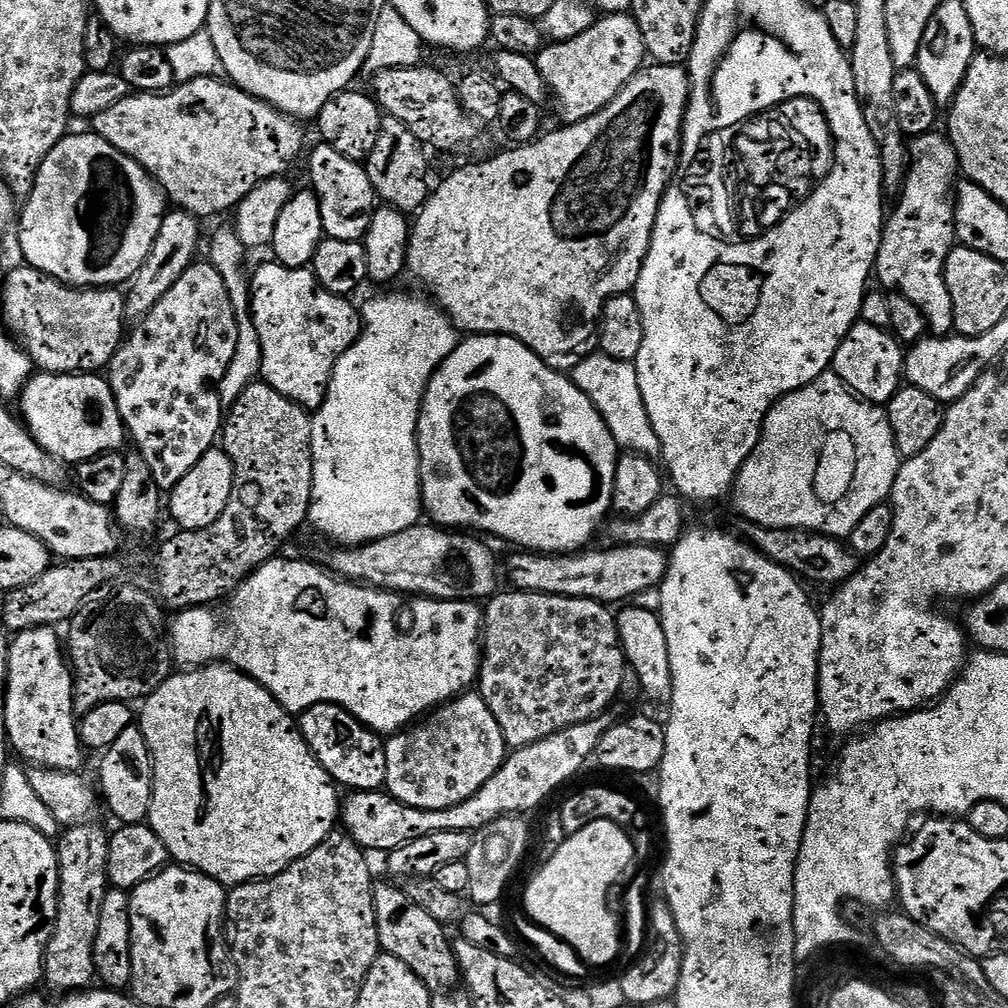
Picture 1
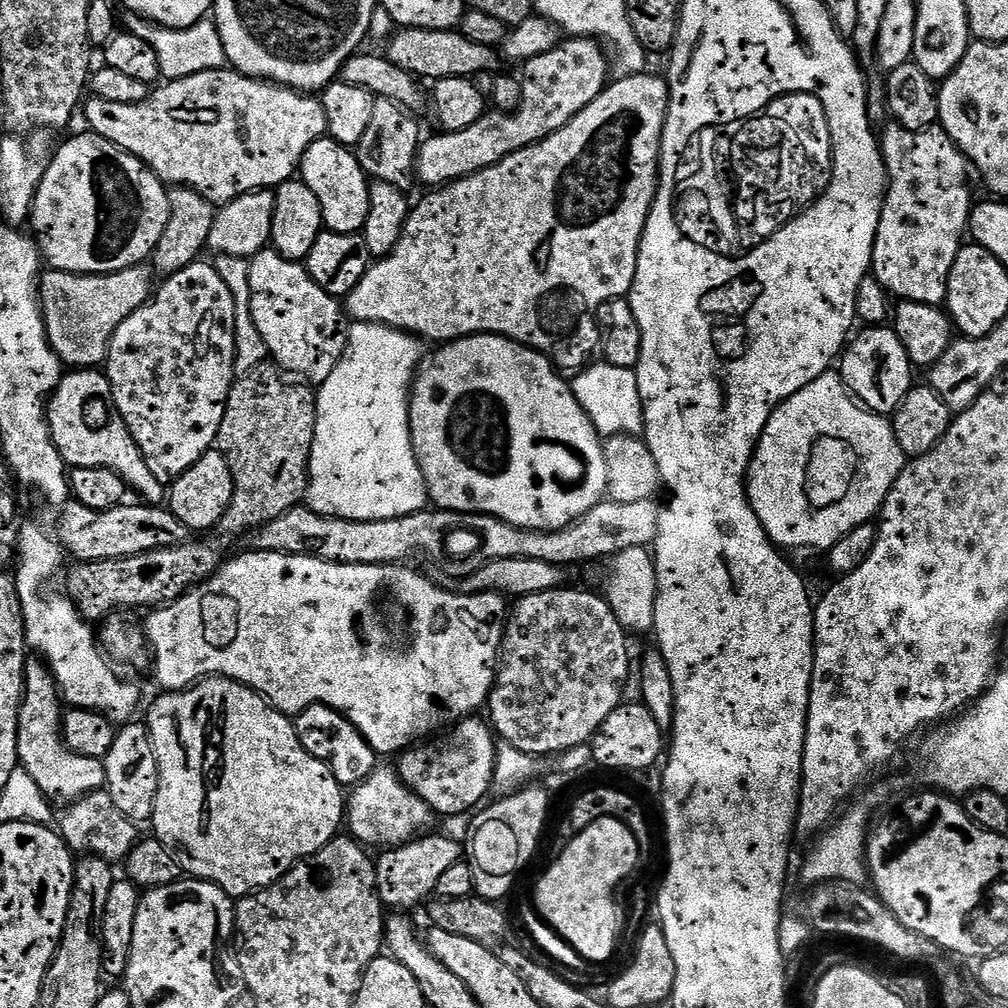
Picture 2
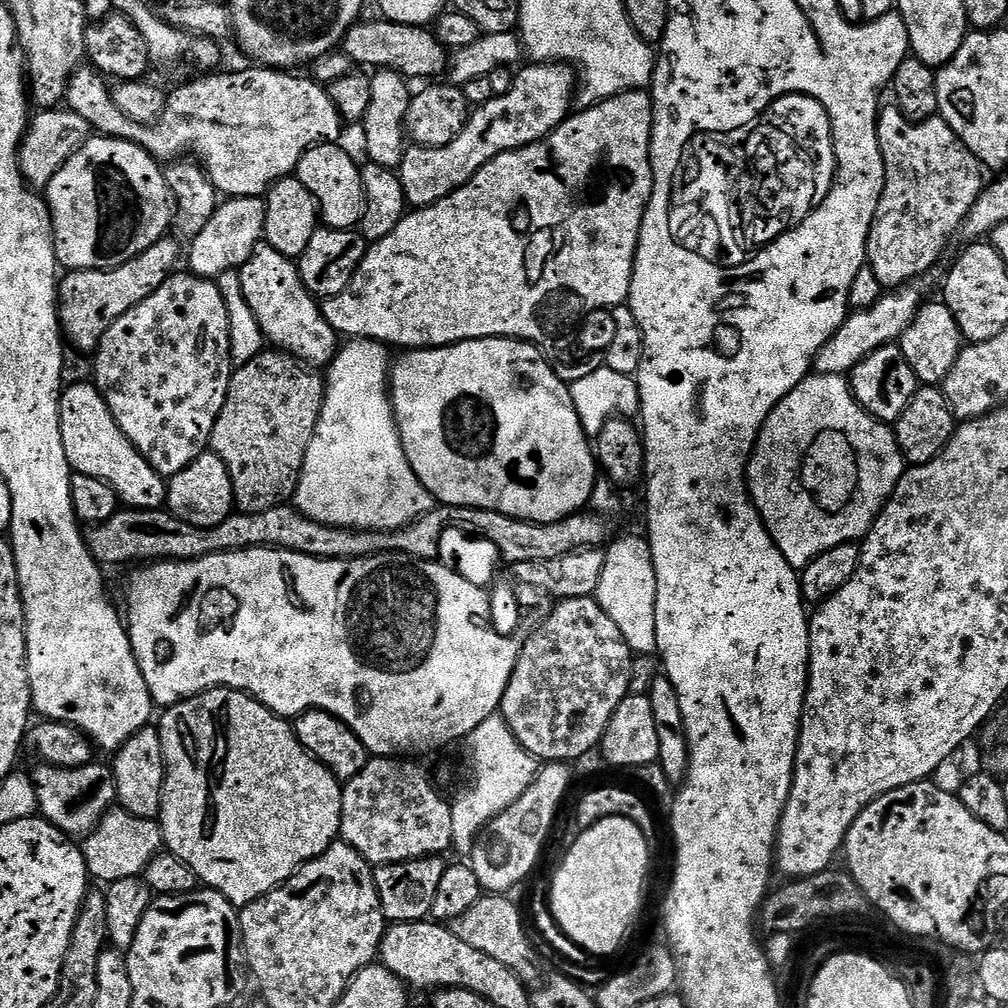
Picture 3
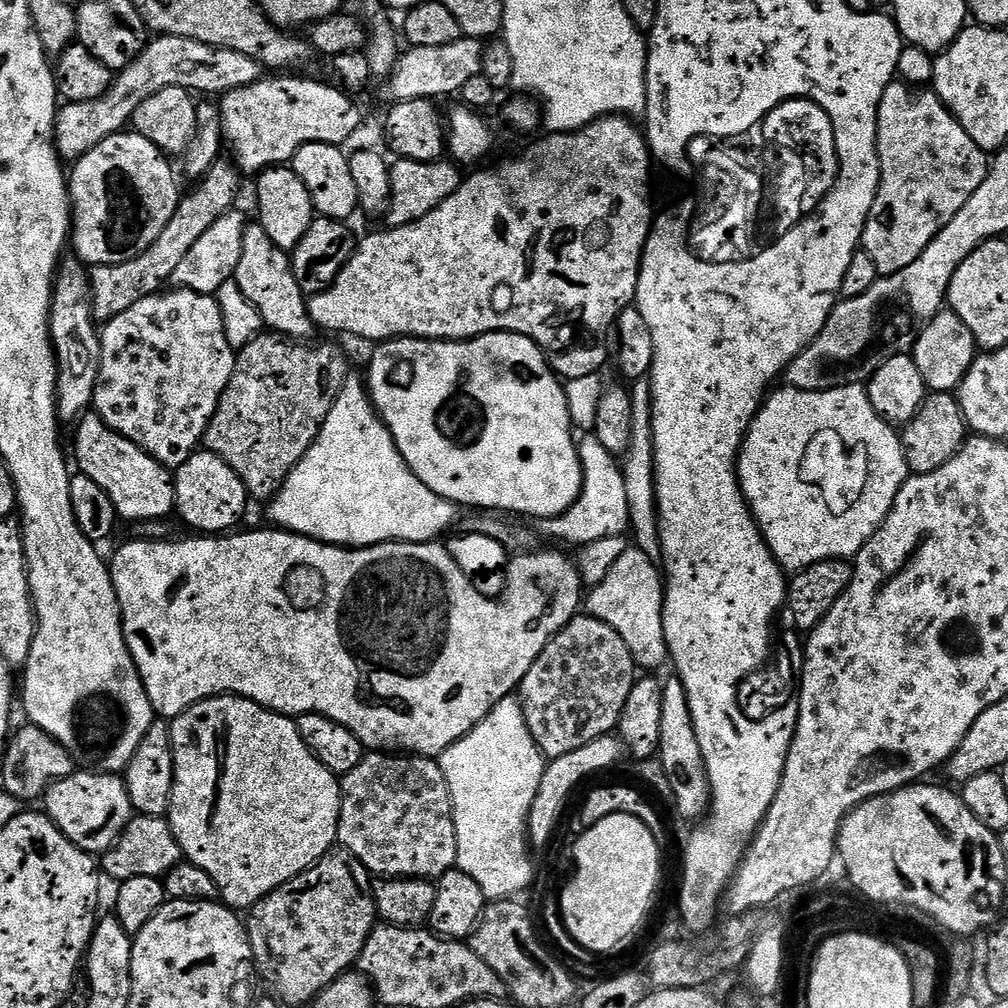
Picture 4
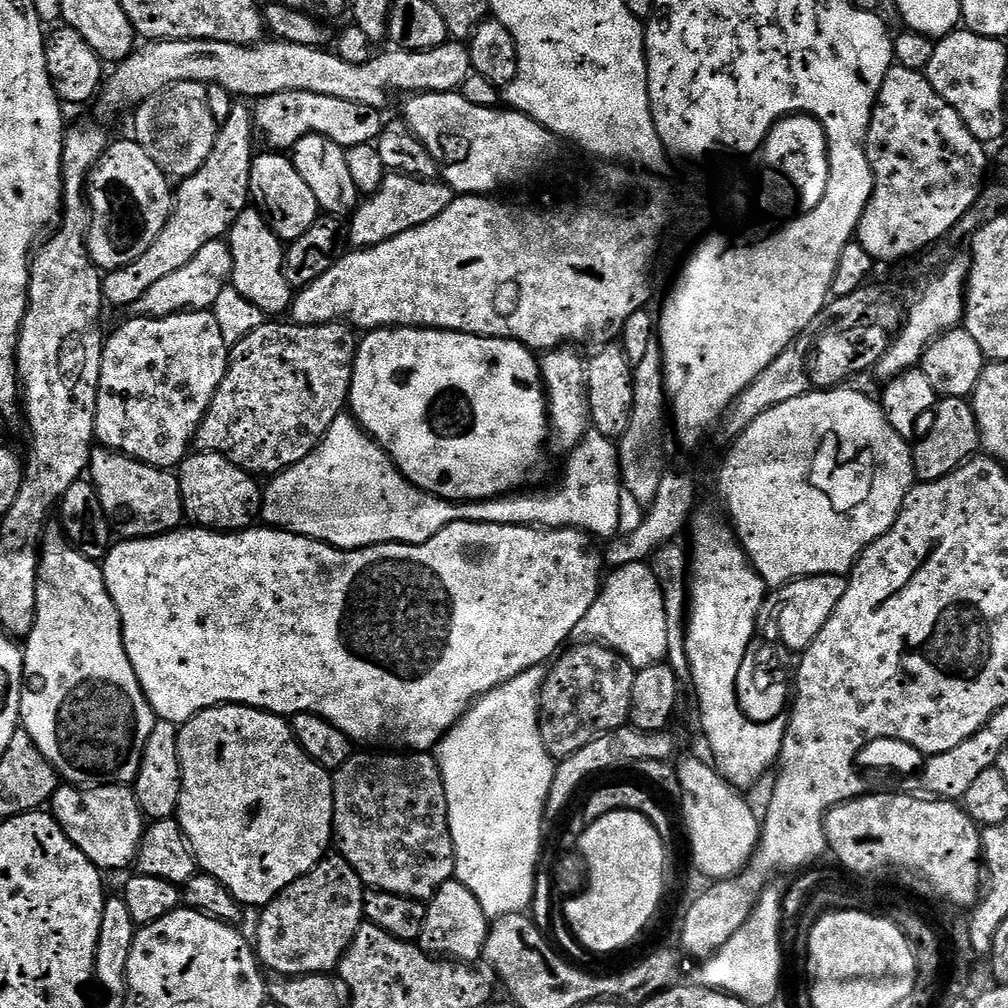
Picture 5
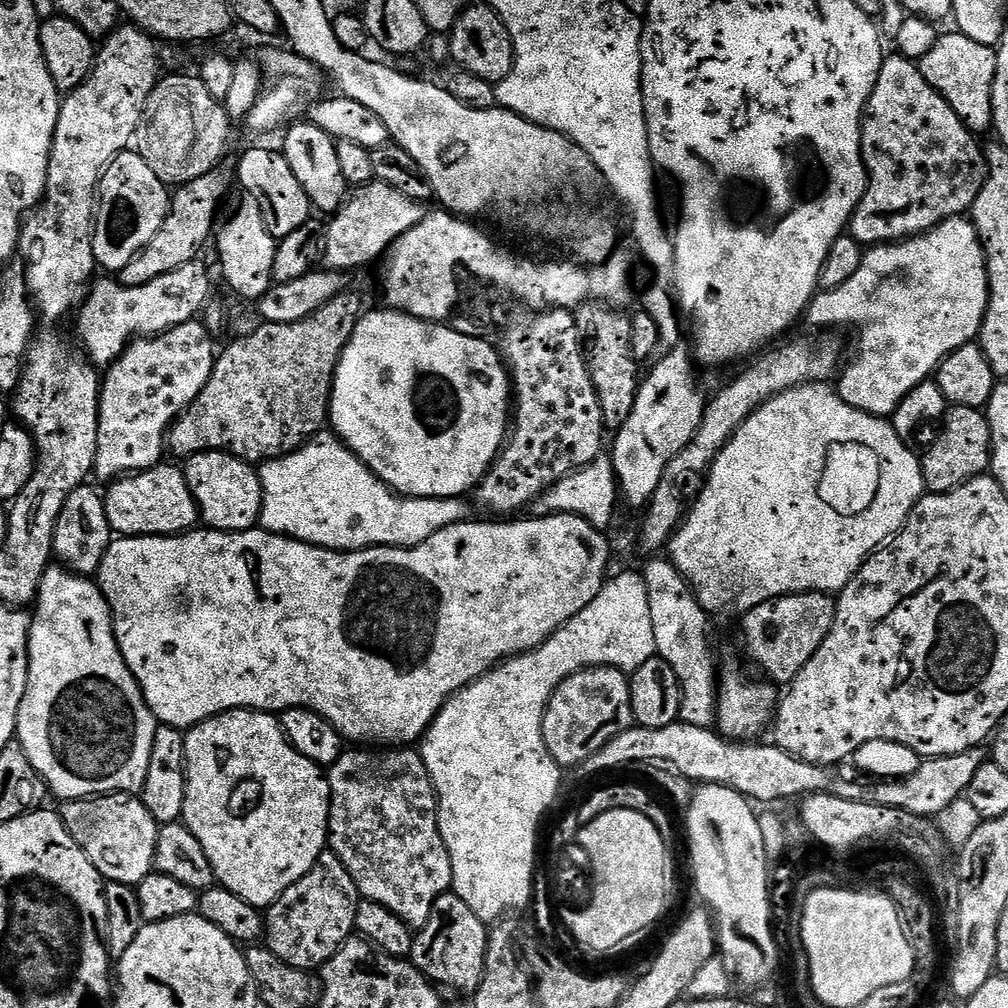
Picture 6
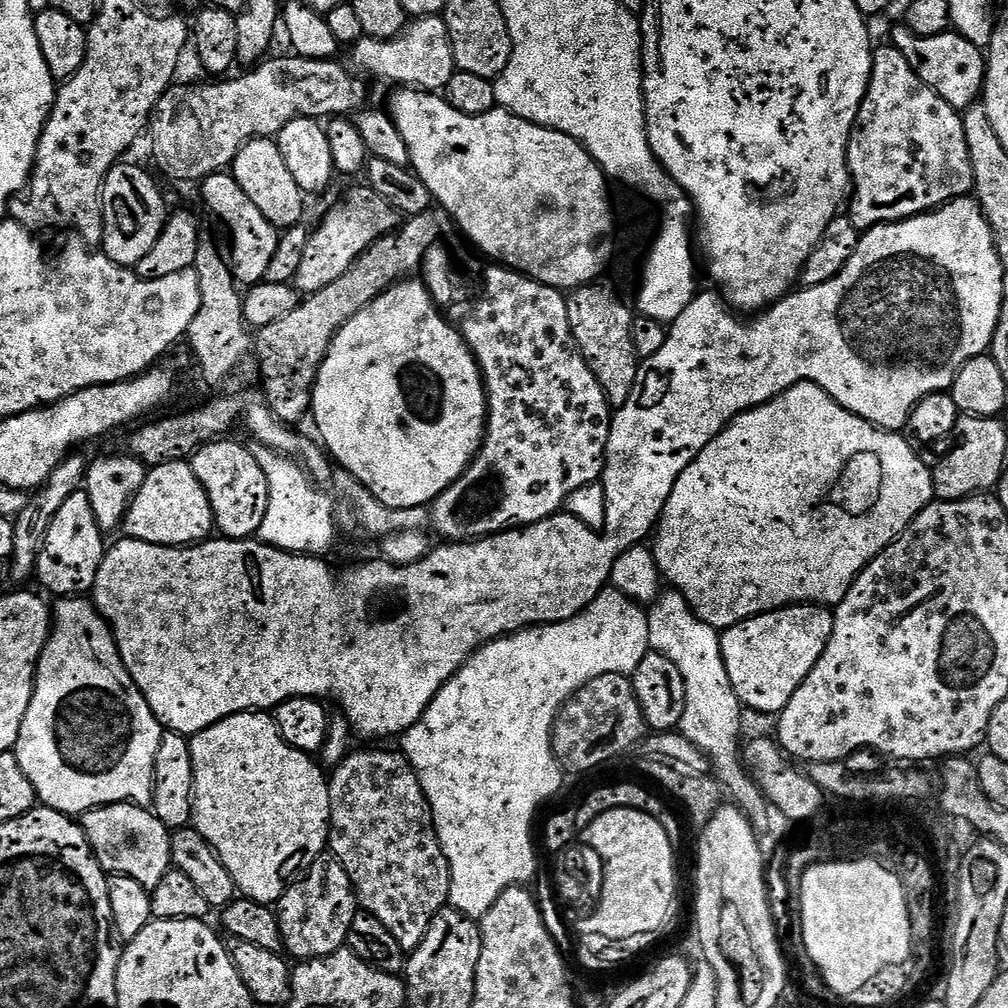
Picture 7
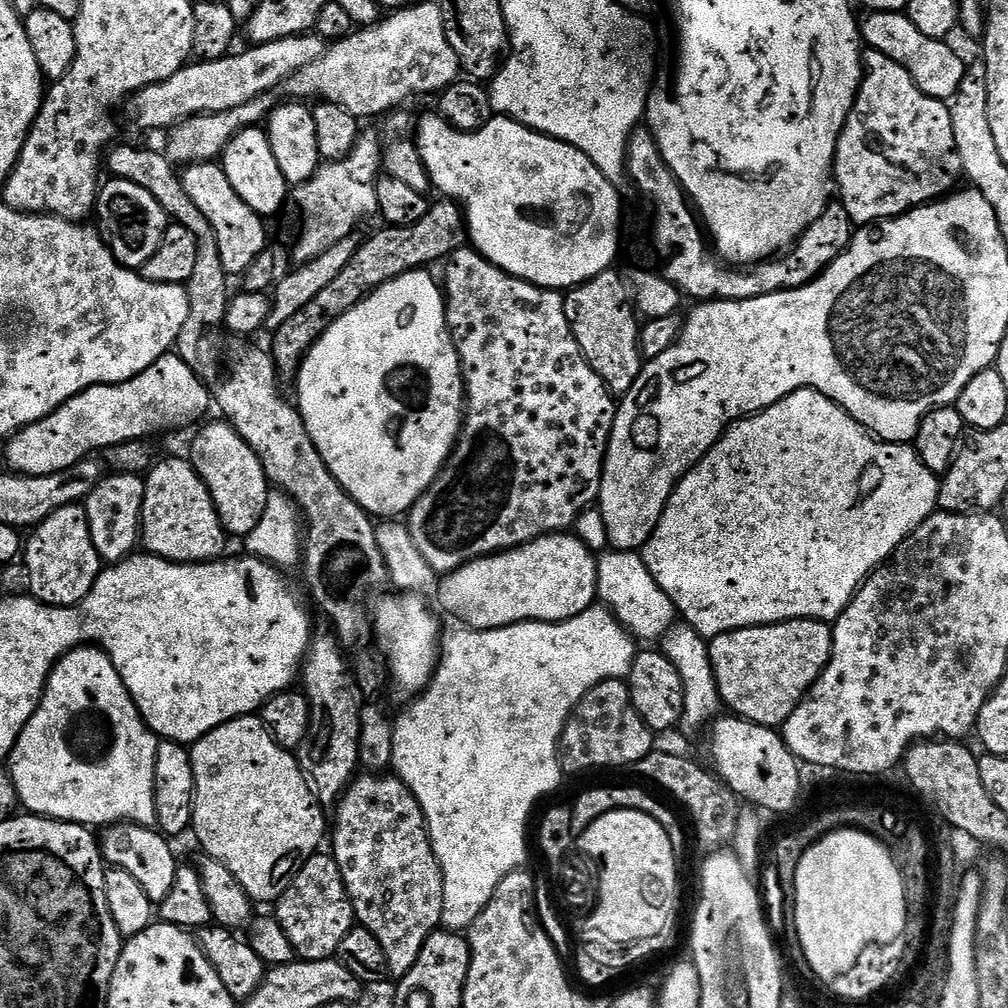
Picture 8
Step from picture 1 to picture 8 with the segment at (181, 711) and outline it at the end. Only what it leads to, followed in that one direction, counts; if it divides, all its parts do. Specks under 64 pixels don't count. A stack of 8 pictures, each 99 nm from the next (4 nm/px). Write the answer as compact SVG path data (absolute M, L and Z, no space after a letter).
M259 715L239 716L237 720L226 722L222 726L218 726L214 730L210 730L201 740L197 740L191 745L192 765L194 766L194 782L196 783L196 809L192 815L191 831L196 832L196 840L205 848L207 855L213 860L222 862L222 866L226 866L226 870L230 870L230 874L234 874L234 878L238 878L238 882L246 890L249 897L254 902L260 900L264 904L271 905L280 899L280 895L288 889L290 882L294 882L294 878L298 874L298 870L302 870L302 866L311 856L317 855L321 851L320 843L325 843L326 828L324 832L324 812L316 793L308 779L304 775L304 769L300 767L300 761L289 749L282 747L279 742L268 732L268 727Z

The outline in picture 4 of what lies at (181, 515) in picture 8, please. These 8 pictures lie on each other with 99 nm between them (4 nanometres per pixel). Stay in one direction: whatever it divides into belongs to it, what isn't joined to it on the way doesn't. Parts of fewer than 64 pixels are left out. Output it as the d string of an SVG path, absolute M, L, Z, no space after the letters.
M85 414L80 417L75 428L76 464L80 467L77 469L86 478L98 482L102 490L106 490L121 521L168 520L173 515L176 507L176 481L169 469L134 442L106 426L101 416Z

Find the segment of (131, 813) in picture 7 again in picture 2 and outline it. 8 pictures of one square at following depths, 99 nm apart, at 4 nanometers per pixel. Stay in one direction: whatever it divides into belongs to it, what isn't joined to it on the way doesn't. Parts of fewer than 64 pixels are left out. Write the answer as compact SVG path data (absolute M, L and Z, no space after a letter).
M40 658L29 659L24 665L24 697L22 698L22 706L20 707L20 725L18 726L18 758L20 759L19 767L26 770L26 774L30 774L30 778L34 778L34 782L38 782L38 790L42 790L49 801L66 800L72 802L79 797L85 796L90 792L96 792L105 787L104 779L104 761L95 760L94 758L86 758L82 754L74 754L74 750L70 750L64 745L64 735L60 732L60 717L62 715L62 697L59 688L56 686L56 680L52 677L52 671L48 669L47 663Z

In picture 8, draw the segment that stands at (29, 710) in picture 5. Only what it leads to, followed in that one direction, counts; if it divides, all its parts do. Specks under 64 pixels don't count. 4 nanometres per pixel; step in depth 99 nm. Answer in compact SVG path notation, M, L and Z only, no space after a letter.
M81 646L73 652L65 652L60 661L52 667L52 673L48 675L48 684L44 687L44 696L40 699L40 705L34 710L30 722L20 731L20 737L12 748L10 757L10 771L12 781L16 787L16 794L21 805L24 804L29 813L37 816L46 816L50 820L64 820L68 824L82 824L85 826L111 826L121 822L130 824L143 824L152 826L156 821L156 795L154 794L154 762L156 761L156 745L158 737L155 732L148 729L148 724L140 714L140 707L136 699L128 693L128 687L124 685L124 679L120 671L114 666L114 662L108 657L107 652L99 646Z

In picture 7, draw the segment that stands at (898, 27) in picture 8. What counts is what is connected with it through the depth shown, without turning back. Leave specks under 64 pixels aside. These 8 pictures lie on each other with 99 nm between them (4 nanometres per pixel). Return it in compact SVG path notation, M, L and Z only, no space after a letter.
M907 26L892 32L891 47L897 48L910 62L928 88L933 88L944 101L957 110L967 110L981 99L984 90L985 53L955 30L937 36L915 36Z

